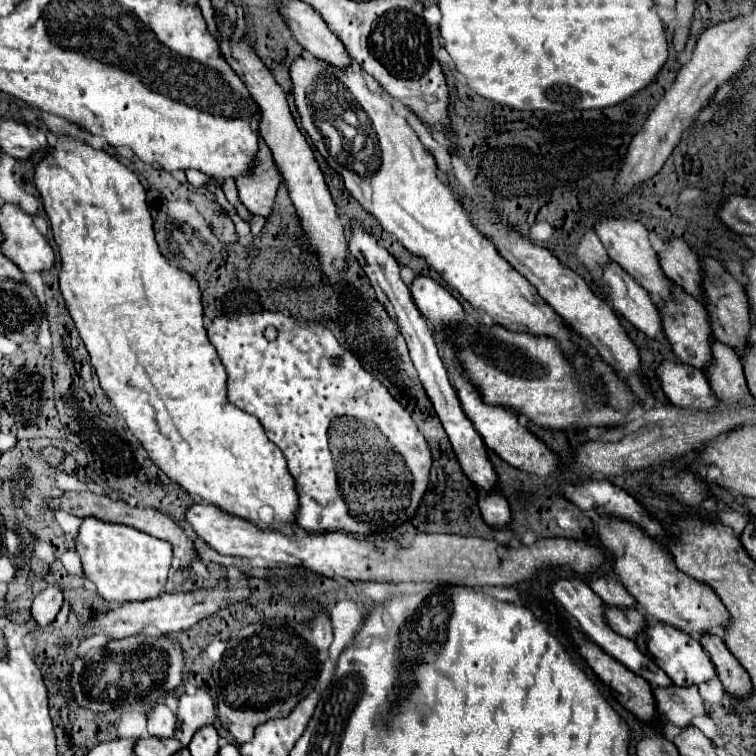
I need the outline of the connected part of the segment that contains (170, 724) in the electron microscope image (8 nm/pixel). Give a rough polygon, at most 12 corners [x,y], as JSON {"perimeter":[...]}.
{"perimeter":[[166,704],[146,714],[148,734],[174,736],[176,716]]}

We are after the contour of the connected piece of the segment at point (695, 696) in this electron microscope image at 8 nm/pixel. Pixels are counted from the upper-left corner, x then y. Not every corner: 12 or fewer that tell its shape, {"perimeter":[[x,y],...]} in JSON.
{"perimeter":[[696,686],[654,688],[656,710],[678,728],[706,714]]}

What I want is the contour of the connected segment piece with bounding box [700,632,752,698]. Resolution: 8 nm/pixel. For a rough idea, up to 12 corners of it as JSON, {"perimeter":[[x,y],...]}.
{"perimeter":[[706,632],[700,644],[710,654],[726,692],[746,696],[748,672],[718,634]]}

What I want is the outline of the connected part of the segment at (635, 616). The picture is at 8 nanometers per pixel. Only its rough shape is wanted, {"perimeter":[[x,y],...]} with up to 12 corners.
{"perimeter":[[604,606],[608,626],[636,638],[646,618],[634,608]]}

